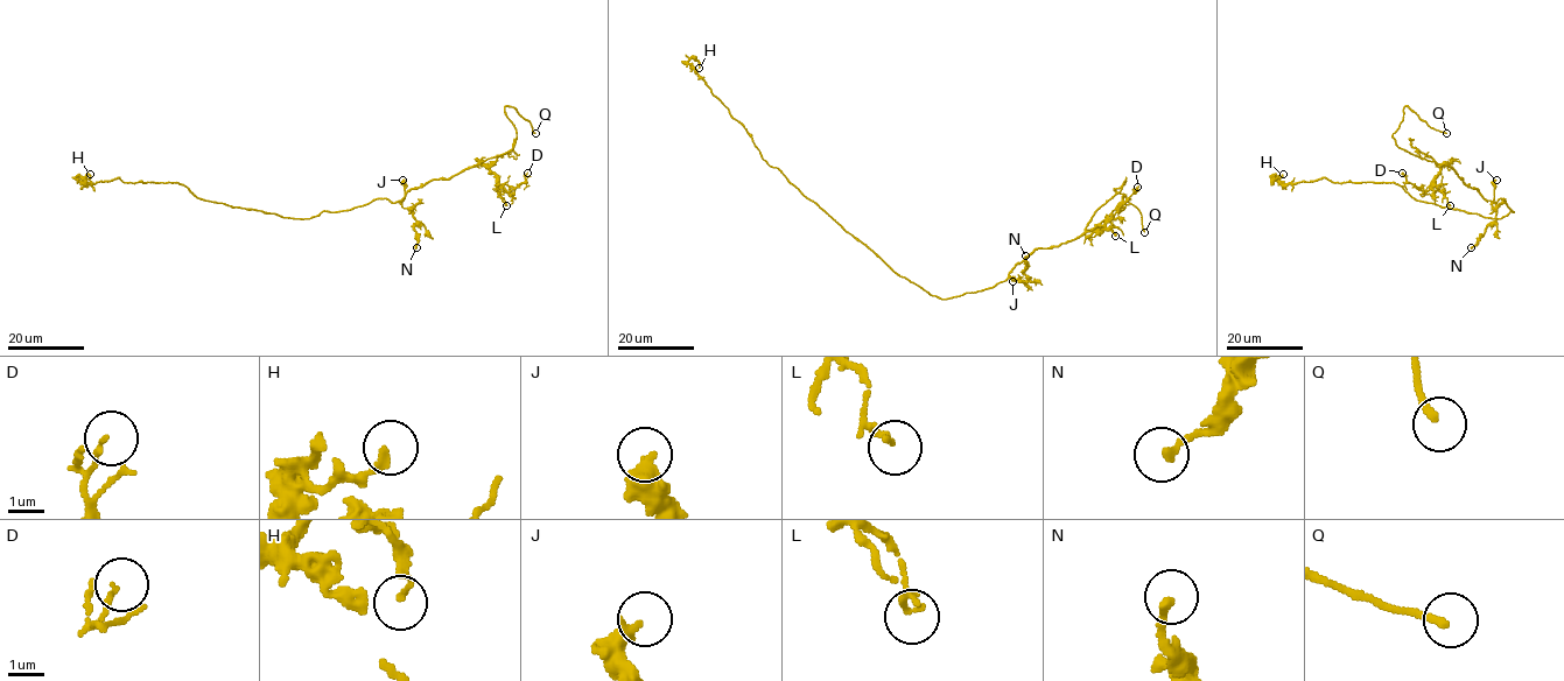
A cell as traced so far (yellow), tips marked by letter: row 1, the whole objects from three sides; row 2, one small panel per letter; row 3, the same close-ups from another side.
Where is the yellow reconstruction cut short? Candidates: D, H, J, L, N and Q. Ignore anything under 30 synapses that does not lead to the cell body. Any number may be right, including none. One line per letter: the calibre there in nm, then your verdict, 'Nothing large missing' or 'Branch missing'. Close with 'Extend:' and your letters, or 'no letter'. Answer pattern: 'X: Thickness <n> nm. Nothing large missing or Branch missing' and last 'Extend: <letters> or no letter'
D: Thickness 130 nm. Nothing large missing
H: Thickness 170 nm. Nothing large missing
J: Thickness 400 nm. Nothing large missing
L: Thickness 130 nm. Nothing large missing
N: Thickness 220 nm. Nothing large missing
Q: Thickness 200 nm. Branch missing
Extend: Q

